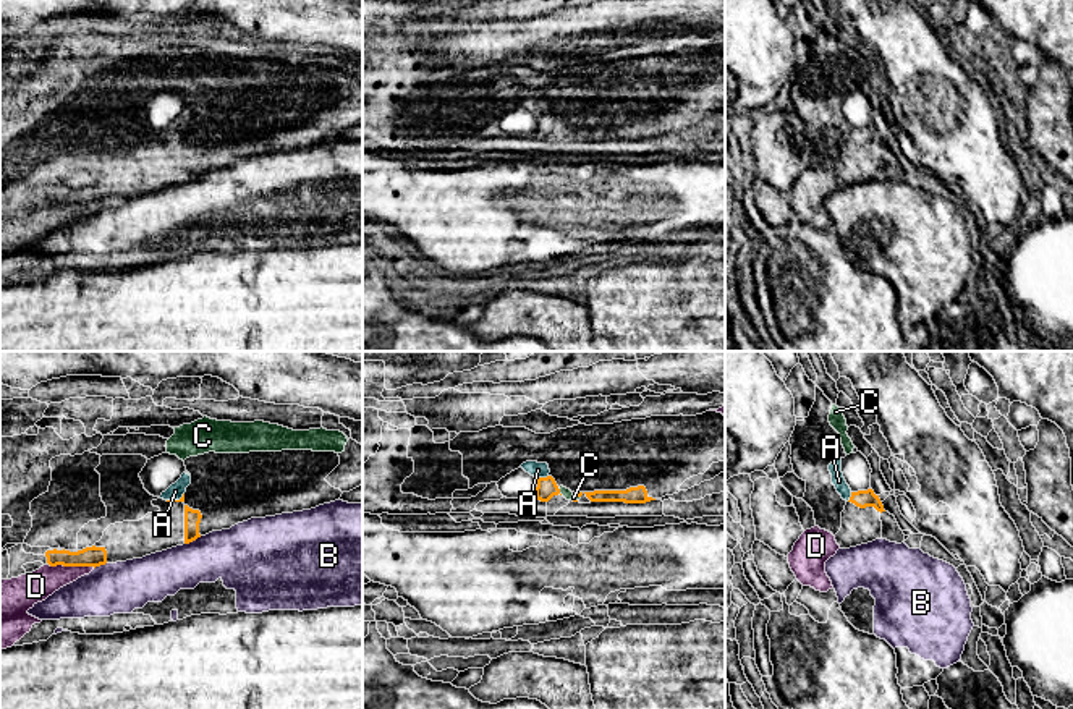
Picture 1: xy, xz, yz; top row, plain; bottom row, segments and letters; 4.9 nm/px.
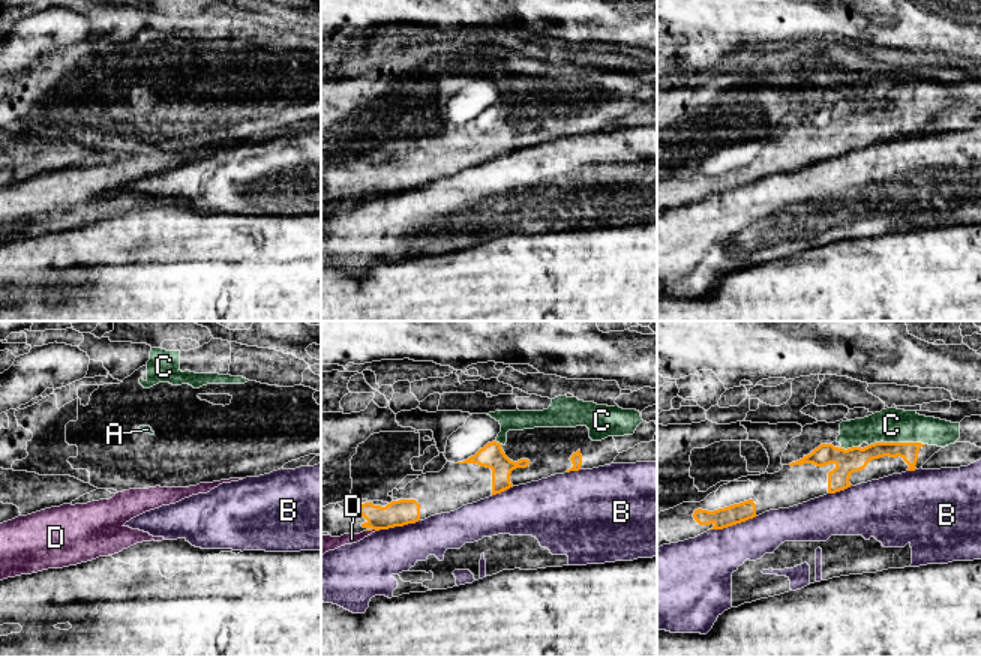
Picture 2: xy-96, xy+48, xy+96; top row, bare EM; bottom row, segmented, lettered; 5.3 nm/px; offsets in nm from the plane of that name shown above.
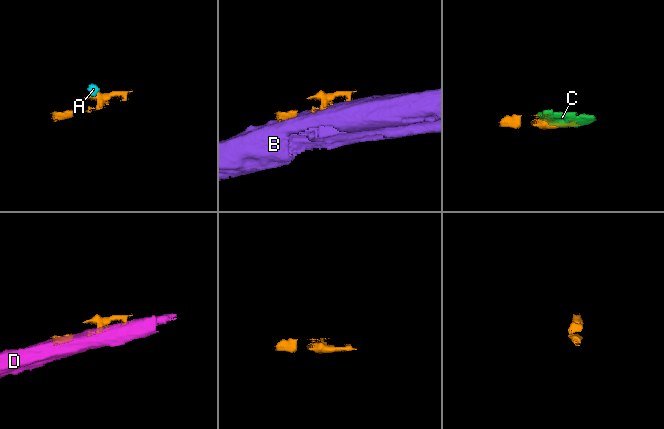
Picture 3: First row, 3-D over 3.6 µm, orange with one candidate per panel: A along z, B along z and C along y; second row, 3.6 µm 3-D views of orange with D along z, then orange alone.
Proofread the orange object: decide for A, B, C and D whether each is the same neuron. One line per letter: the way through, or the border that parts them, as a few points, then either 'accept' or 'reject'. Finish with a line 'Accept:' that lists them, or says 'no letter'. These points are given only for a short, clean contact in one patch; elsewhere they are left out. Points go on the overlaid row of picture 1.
A: accept
B: reject
C: accept
D: reject
Accept: A, C

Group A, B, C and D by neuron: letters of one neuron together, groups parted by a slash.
A C / B / D

